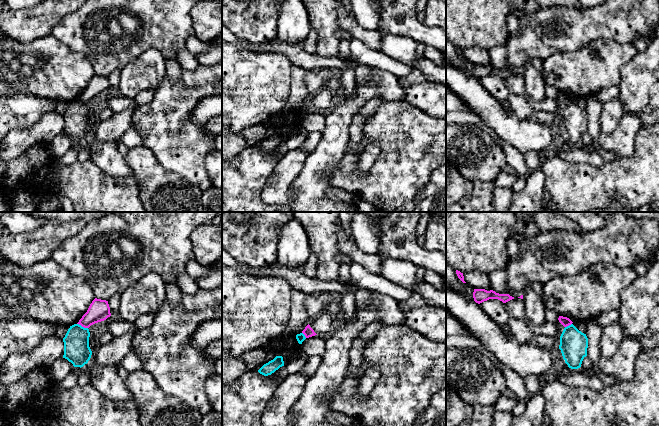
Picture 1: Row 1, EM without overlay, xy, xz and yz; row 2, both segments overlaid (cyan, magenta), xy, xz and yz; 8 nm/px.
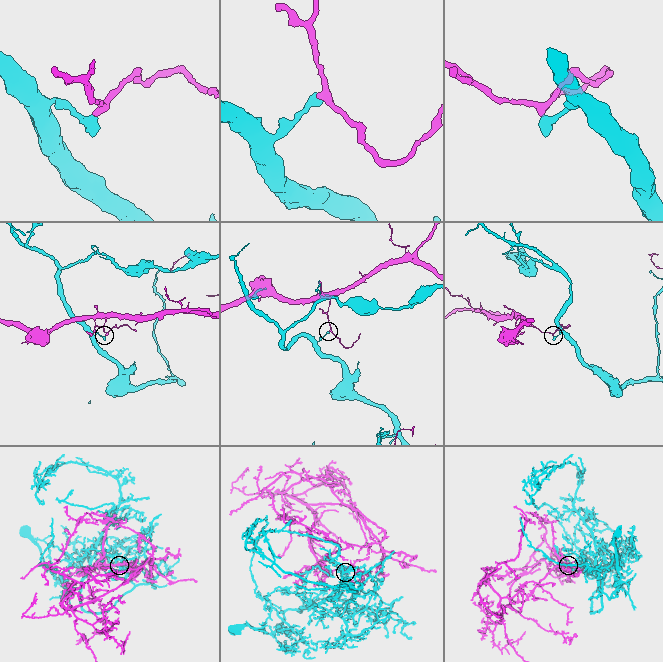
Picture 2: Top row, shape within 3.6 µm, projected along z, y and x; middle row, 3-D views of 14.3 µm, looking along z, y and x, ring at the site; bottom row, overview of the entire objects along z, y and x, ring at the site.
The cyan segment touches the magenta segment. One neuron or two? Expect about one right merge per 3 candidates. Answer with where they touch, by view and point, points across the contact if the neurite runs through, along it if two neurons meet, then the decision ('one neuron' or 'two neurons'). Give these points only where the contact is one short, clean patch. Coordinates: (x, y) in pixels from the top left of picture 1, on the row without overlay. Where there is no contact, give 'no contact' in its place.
contact xy (81, 102); border xy (77, 99), (87, 104); two neurons

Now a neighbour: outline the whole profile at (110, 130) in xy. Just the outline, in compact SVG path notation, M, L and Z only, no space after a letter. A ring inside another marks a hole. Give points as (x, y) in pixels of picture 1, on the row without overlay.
M133 109L114 113L111 118L99 121L92 128L91 135L103 143L119 141L121 136L132 126L133 113Z

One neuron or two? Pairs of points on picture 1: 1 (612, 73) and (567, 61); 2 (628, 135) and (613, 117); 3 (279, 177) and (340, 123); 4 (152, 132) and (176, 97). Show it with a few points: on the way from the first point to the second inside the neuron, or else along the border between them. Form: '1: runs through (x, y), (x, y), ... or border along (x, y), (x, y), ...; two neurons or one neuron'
1: runs through (601, 71), (578, 71); one neuron
2: border along (627, 112), (611, 133), (601, 131); two neurons
3: border along (309, 153), (302, 169), (297, 174); two neurons
4: runs through (161, 123), (167, 117), (171, 106); one neuron

